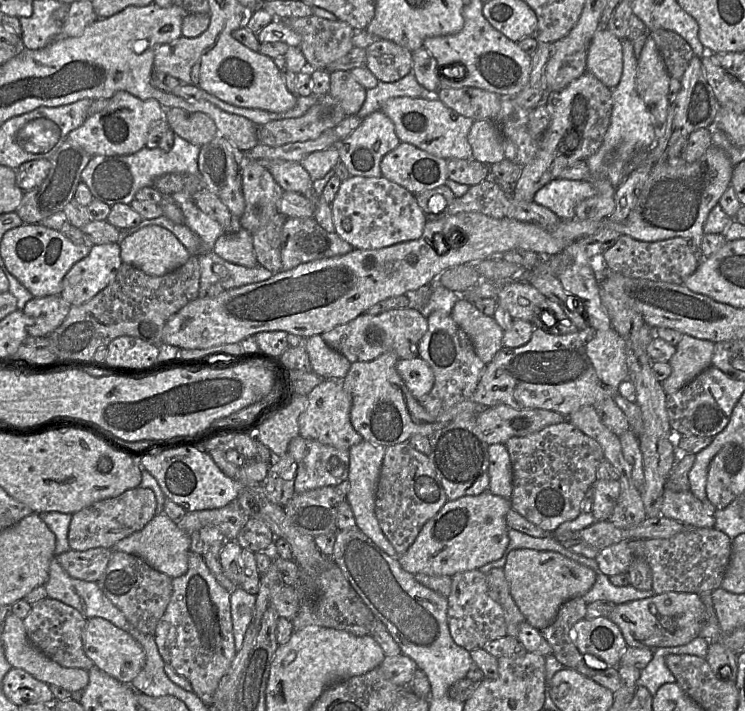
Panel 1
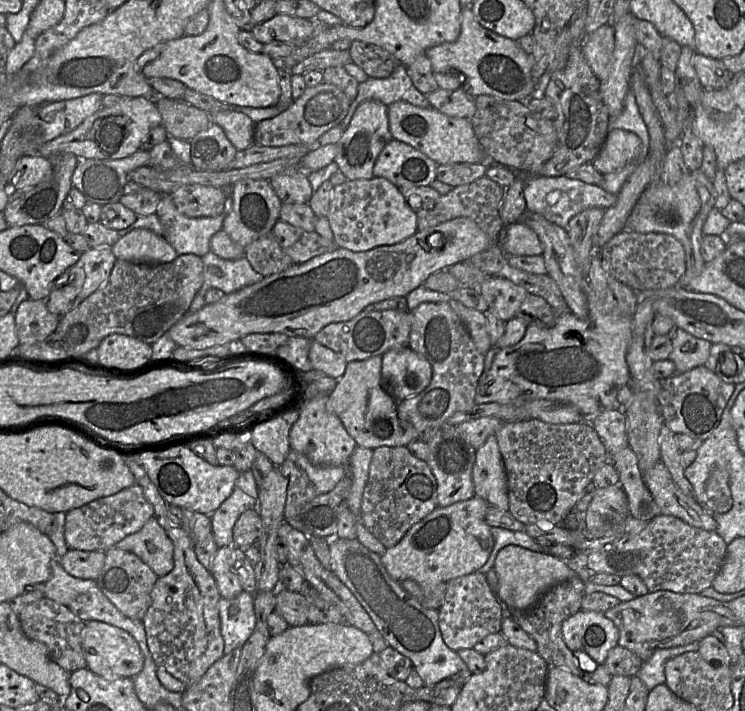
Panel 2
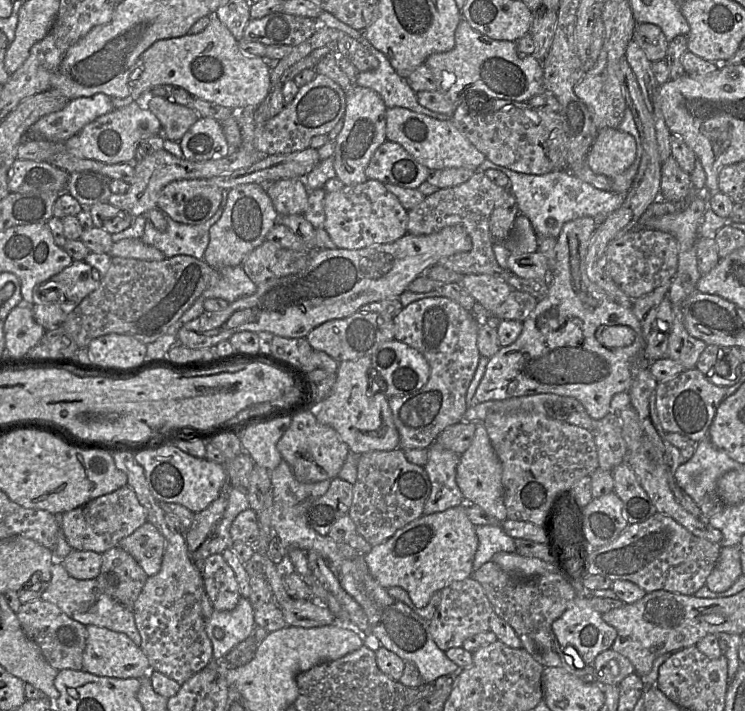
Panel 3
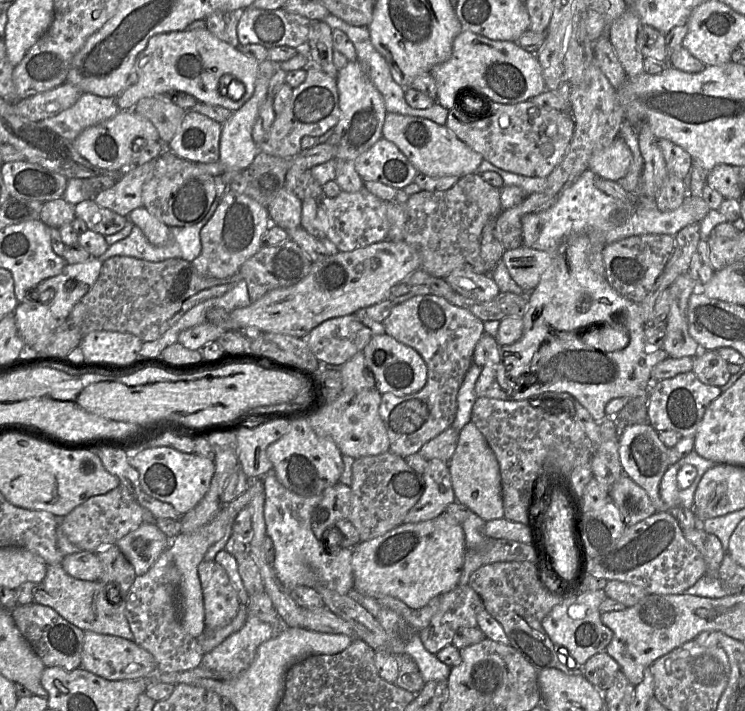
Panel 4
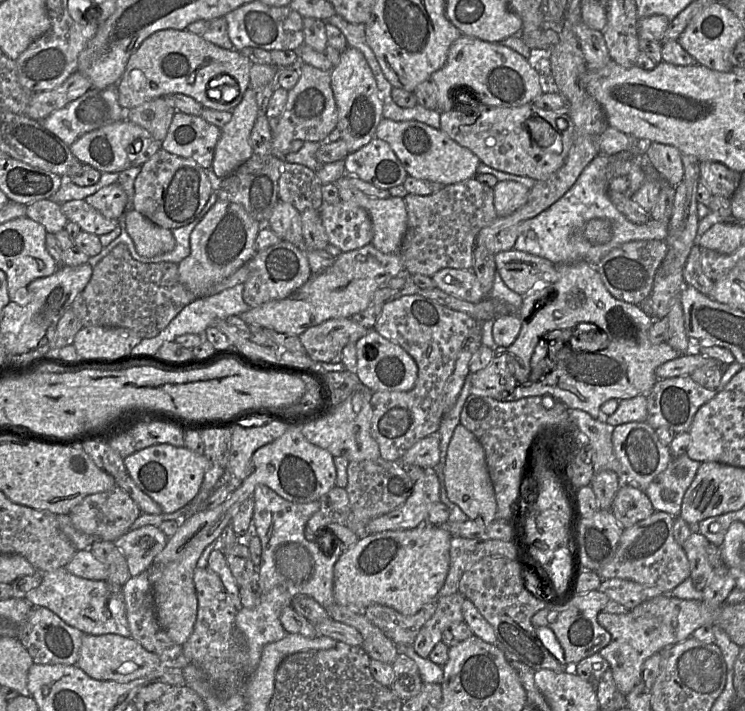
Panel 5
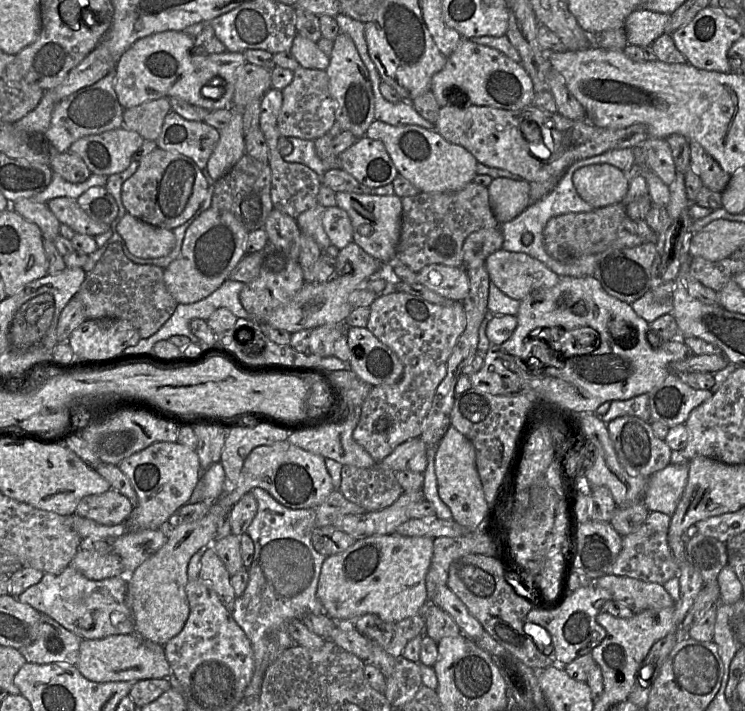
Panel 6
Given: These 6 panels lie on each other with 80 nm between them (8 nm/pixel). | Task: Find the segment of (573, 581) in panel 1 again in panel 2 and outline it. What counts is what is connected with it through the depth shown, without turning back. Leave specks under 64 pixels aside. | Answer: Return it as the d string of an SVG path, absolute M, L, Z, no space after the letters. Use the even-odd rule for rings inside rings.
M515 545L504 547L498 552L494 570L498 576L497 598L511 611L530 609L549 589L577 576L562 559Z

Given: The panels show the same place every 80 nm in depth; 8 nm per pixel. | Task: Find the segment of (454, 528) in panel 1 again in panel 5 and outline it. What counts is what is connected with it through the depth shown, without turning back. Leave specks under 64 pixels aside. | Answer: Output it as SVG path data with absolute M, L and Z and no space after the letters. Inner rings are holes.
M428 522L406 530L385 531L361 538L343 552L334 566L334 601L365 610L380 604L414 615L437 599L450 568L450 533Z

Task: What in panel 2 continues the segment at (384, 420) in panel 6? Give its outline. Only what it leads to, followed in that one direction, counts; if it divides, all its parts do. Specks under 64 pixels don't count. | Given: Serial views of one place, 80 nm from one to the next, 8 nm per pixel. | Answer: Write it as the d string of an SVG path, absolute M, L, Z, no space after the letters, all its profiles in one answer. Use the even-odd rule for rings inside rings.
M424 302L411 310L410 313L412 322L408 347L428 360L432 367L432 379L430 384L419 394L398 401L397 413L400 421L412 424L420 433L419 440L427 442L440 428L445 426L449 417L456 412L469 410L473 407L476 389L484 371L484 355L477 350L466 327L449 302Z

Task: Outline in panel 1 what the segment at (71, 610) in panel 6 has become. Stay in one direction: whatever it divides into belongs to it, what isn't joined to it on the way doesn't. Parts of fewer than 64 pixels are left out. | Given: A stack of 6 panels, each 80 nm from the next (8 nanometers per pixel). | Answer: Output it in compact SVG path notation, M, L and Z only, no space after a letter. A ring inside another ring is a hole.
M56 556L51 559L48 580L44 585L47 597L59 600L76 610L86 619L100 617L126 631L136 641L143 632L135 628L124 614L106 597L97 582L86 582L67 574Z

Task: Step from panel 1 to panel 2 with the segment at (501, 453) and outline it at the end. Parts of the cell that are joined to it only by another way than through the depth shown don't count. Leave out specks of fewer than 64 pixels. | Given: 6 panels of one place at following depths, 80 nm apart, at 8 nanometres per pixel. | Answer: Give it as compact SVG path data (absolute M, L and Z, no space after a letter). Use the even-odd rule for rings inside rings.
M494 435L476 449L472 479L475 496L502 511L509 510L507 474Z

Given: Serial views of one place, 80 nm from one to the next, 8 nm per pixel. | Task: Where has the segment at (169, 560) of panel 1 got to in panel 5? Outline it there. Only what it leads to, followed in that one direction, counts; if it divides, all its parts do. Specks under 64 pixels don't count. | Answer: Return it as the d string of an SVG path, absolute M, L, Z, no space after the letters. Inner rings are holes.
M156 526L130 530L113 543L124 554L131 576L148 571L154 558L163 550L168 537Z

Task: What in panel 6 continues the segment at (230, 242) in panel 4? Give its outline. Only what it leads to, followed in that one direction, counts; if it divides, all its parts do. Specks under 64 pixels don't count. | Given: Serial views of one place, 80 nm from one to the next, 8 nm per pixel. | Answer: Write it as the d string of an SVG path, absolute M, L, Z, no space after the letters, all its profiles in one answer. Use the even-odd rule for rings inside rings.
M210 207L186 230L181 253L164 269L168 292L178 304L194 303L210 295L246 255L248 231L229 212Z

